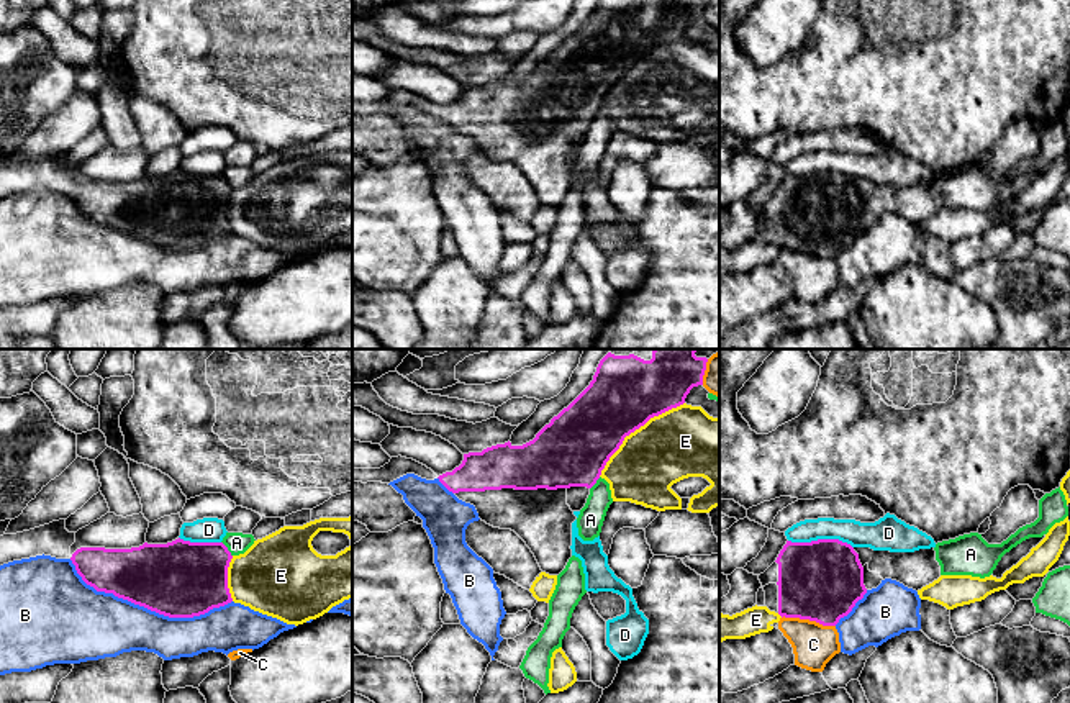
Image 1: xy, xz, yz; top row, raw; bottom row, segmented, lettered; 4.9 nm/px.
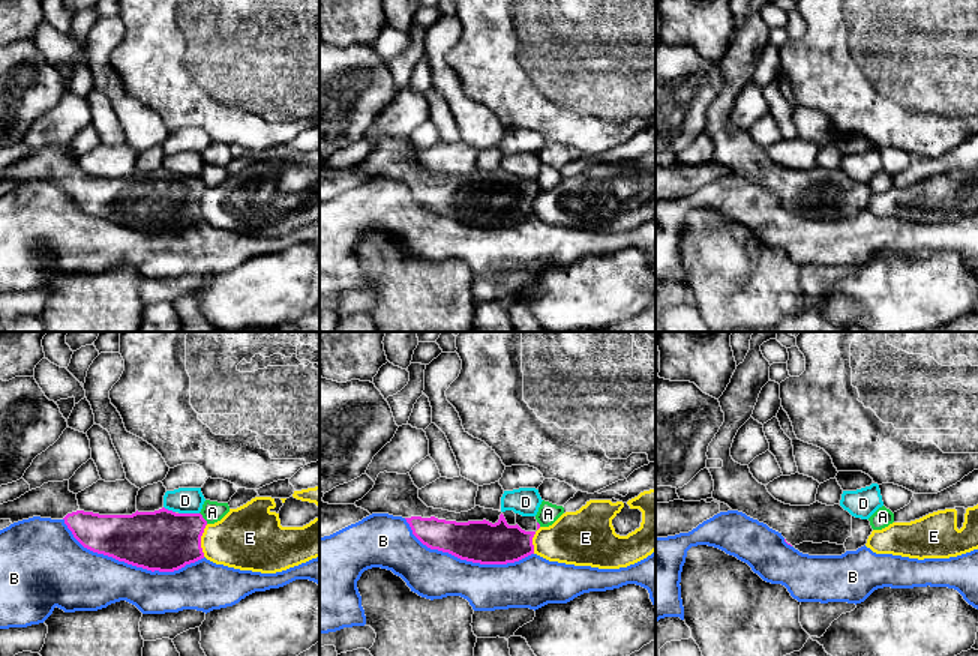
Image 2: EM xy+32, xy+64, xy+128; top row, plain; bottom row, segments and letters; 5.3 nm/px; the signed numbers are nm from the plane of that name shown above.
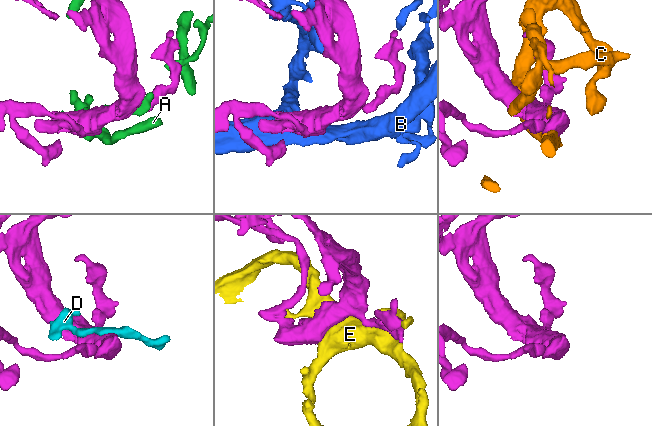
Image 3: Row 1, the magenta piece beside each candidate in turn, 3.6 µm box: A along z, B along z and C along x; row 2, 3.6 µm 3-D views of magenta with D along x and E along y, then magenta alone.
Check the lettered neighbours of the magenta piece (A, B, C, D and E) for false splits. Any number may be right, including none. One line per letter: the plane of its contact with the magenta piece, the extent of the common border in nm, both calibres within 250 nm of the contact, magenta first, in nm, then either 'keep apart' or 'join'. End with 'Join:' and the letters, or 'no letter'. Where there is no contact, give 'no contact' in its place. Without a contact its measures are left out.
A: xy | 90 nm | 380/110 nm | keep apart
B: xy | 850 nm | 380/320 nm | keep apart
C: yz | 260 nm | 400/220 nm | keep apart
D: yz | 320 nm | 400/130 nm | keep apart
E: xz | 550 nm | 320/340 nm | keep apart
Join: no letter

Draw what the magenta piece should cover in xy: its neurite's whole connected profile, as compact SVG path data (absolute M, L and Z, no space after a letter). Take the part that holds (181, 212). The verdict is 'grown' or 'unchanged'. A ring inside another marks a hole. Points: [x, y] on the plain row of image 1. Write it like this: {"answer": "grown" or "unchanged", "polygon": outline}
{"answer": "unchanged", "polygon": "M175 172L131 182L80 180L70 193L82 213L97 225L144 239L169 251L193 251L233 234L228 200L233 188L223 175Z"}

